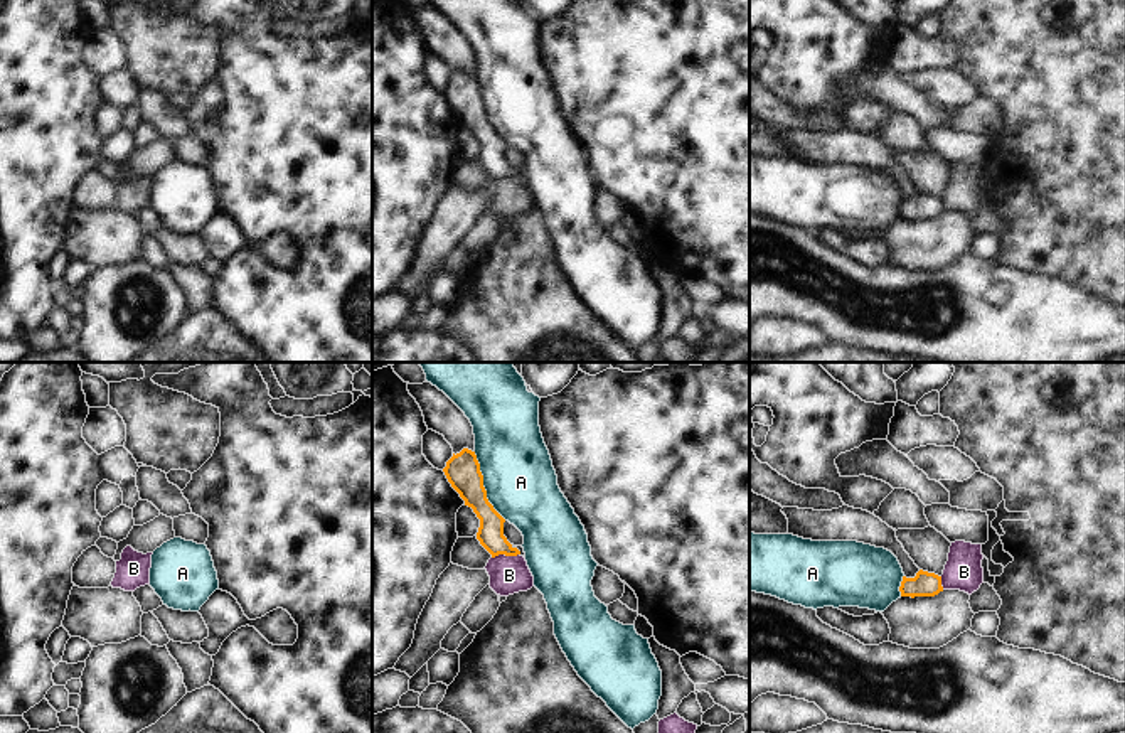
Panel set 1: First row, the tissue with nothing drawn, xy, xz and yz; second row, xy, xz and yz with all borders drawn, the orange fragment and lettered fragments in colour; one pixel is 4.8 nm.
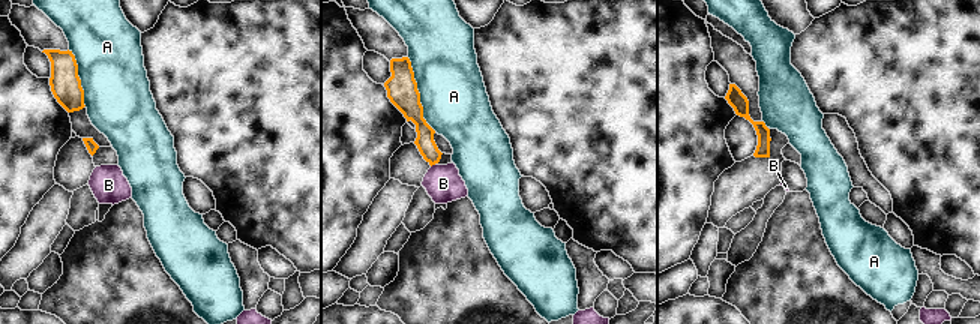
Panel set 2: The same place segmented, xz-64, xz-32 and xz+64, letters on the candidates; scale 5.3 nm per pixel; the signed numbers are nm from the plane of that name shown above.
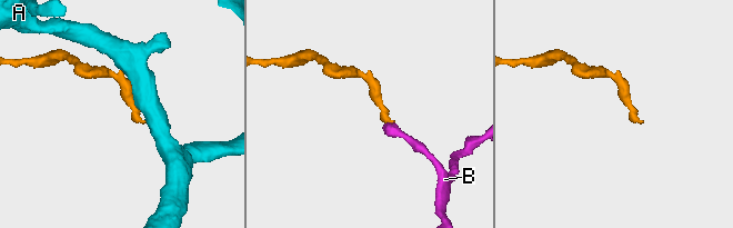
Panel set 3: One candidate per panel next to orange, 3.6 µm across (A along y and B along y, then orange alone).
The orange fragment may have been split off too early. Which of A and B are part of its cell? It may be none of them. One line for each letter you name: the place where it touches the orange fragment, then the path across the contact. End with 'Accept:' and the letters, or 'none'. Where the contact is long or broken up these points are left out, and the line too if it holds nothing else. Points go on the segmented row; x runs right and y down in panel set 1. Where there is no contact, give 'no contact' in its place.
Accept: none

